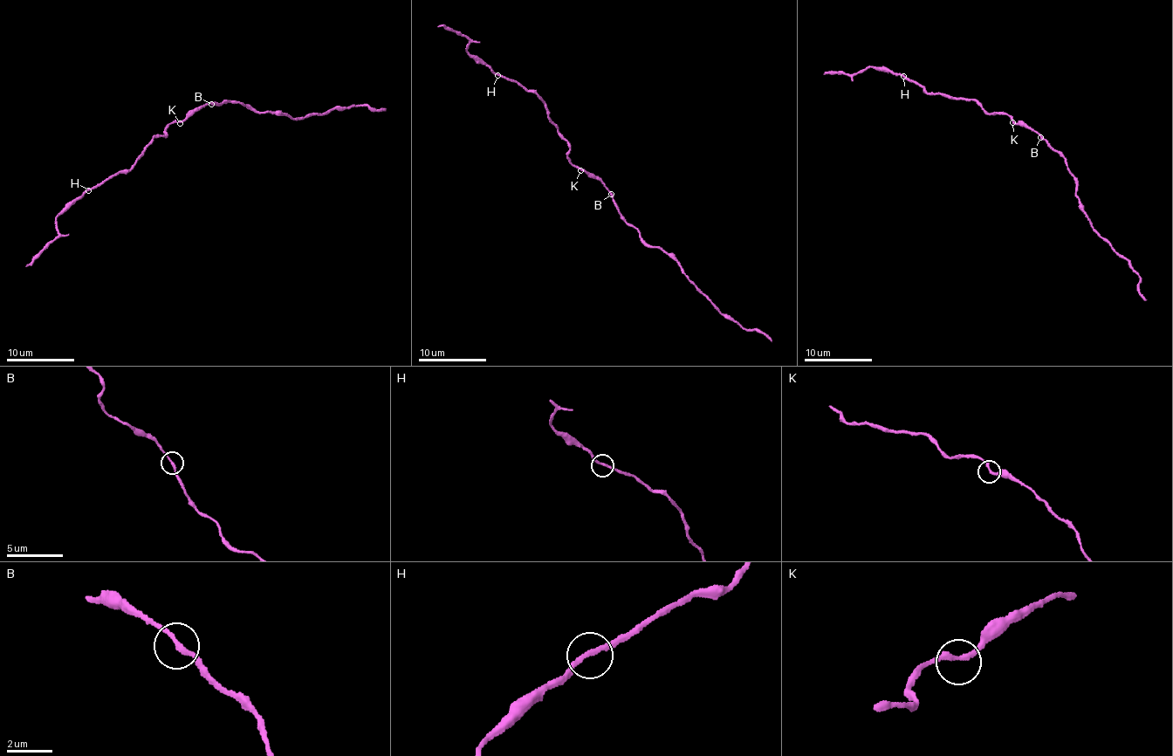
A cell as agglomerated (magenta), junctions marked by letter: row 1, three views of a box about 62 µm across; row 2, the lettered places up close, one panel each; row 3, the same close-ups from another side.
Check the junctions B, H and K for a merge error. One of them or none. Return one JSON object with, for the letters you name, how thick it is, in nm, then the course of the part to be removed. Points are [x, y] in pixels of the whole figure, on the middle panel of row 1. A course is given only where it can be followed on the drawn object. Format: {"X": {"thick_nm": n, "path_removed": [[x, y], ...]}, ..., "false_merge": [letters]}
{"B": {"thick_nm": 200, "path_removed": [[611, 195], [627, 223], [651, 246], [671, 253], [722, 313], [771, 341]]}, "false_merge": ["B"]}

